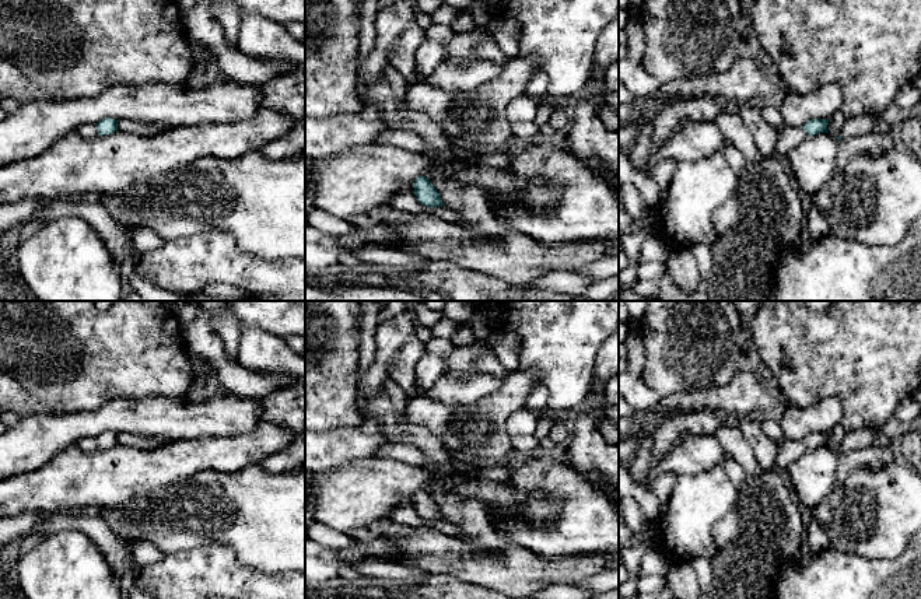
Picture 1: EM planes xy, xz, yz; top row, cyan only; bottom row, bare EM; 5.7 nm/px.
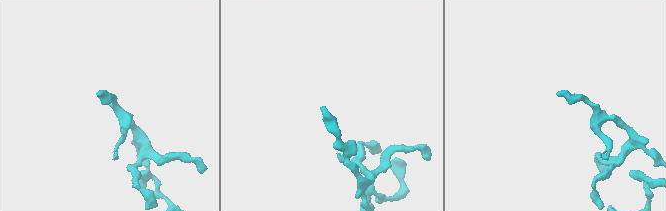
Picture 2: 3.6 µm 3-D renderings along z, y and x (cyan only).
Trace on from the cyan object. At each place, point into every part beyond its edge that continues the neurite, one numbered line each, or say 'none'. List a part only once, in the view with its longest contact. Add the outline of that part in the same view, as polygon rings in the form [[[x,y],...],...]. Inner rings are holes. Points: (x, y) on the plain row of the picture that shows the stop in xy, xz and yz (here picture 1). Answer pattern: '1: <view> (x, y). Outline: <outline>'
1: yz (790, 451). Outline: [[[784,438],[780,444],[780,451],[775,456],[773,469],[775,470],[787,469],[795,460],[798,460],[806,452],[806,449],[808,446],[803,444],[803,441],[792,441]]]

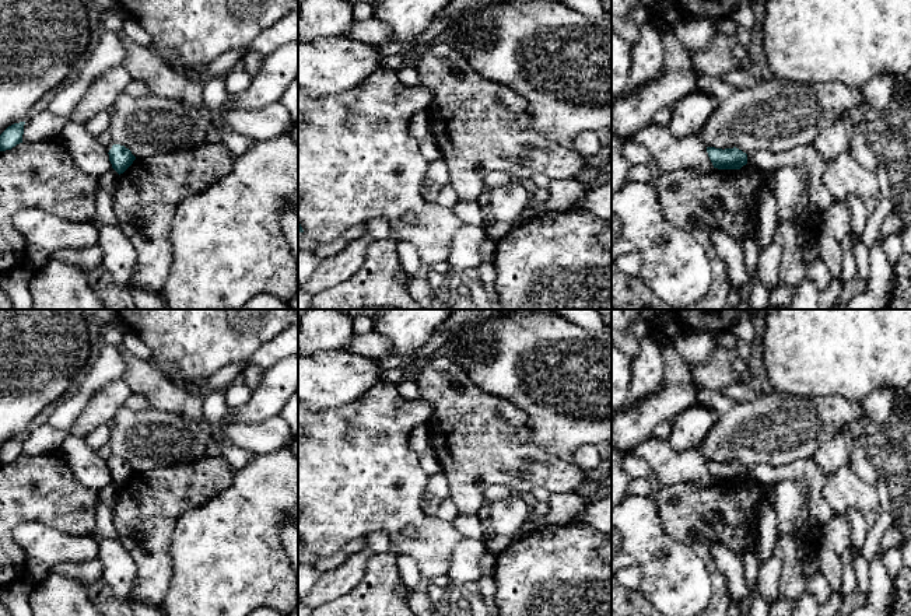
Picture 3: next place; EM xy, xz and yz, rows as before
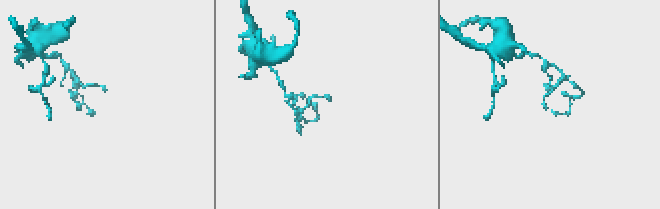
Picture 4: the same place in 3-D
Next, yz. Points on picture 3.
none

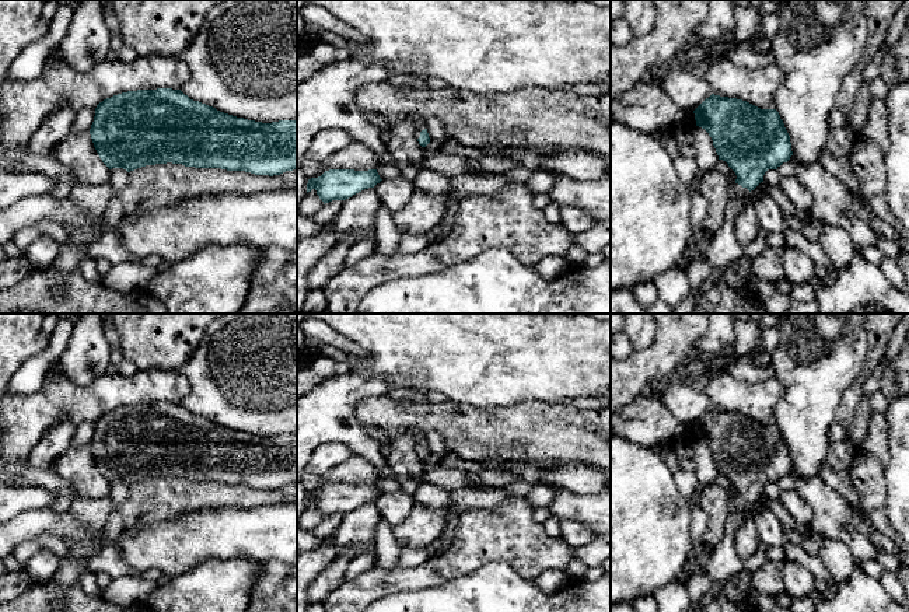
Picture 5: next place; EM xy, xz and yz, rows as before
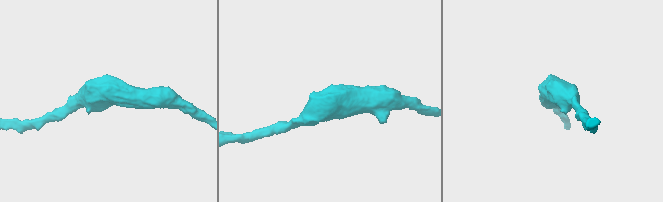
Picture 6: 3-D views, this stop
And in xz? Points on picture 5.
1: xz (419, 437). Outline: [[[403,430],[403,431],[394,431],[389,437],[398,434],[398,433],[408,433],[415,438],[416,443],[416,451],[420,451],[420,445],[426,443],[426,437],[423,431],[419,430]]]

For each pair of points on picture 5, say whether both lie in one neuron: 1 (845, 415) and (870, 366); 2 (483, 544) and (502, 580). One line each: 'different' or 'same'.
1: same
2: different

